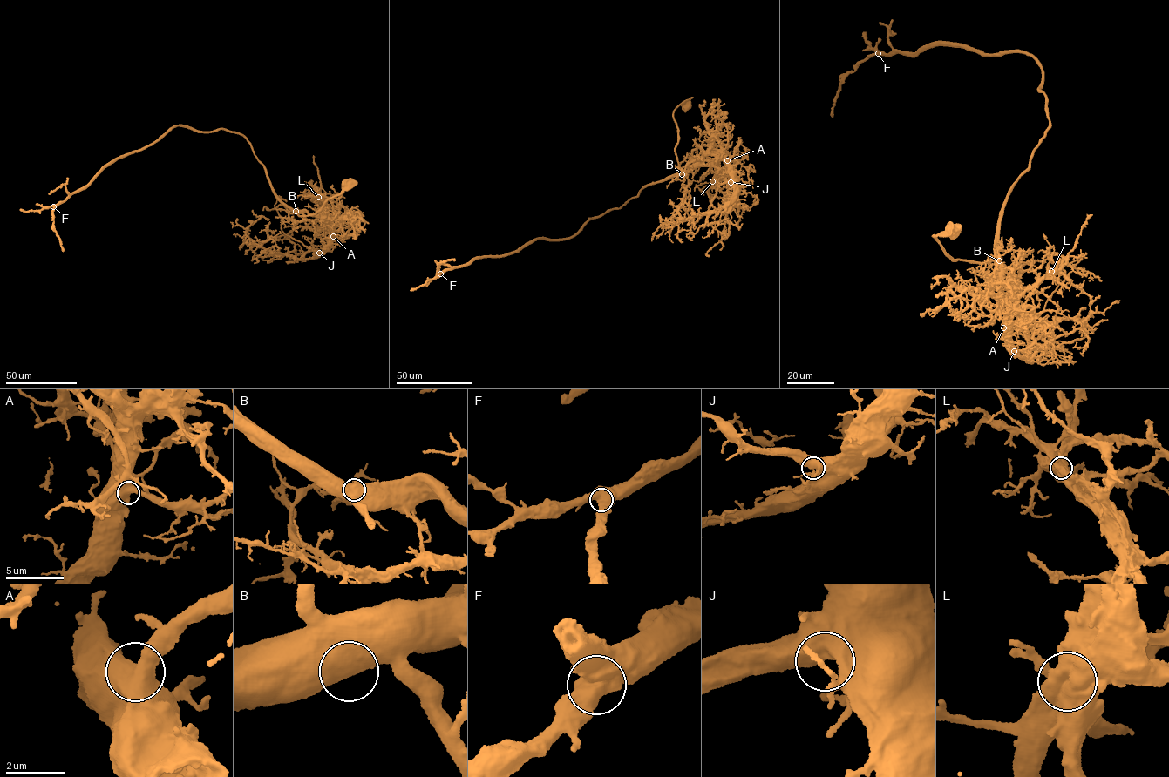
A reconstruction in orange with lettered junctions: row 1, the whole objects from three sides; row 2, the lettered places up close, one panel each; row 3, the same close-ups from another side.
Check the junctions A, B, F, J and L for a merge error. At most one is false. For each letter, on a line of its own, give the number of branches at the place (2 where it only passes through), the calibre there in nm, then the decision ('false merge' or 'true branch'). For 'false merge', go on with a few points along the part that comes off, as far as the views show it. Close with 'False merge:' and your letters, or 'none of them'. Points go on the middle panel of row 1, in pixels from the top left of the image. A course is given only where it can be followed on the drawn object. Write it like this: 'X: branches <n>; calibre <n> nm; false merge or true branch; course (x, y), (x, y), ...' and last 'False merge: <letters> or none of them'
A: branches 2; calibre 600 nm; true branch
B: branches 1; calibre 800 nm; true branch
F: branches 2; calibre 700 nm; true branch
J: branches 1; calibre 850 nm; true branch
L: branches 1; calibre 1150 nm; false merge; course (712, 180), (721, 159), (731, 170), (731, 199), (671, 226), (662, 226), (669, 219), (670, 233)
False merge: L

